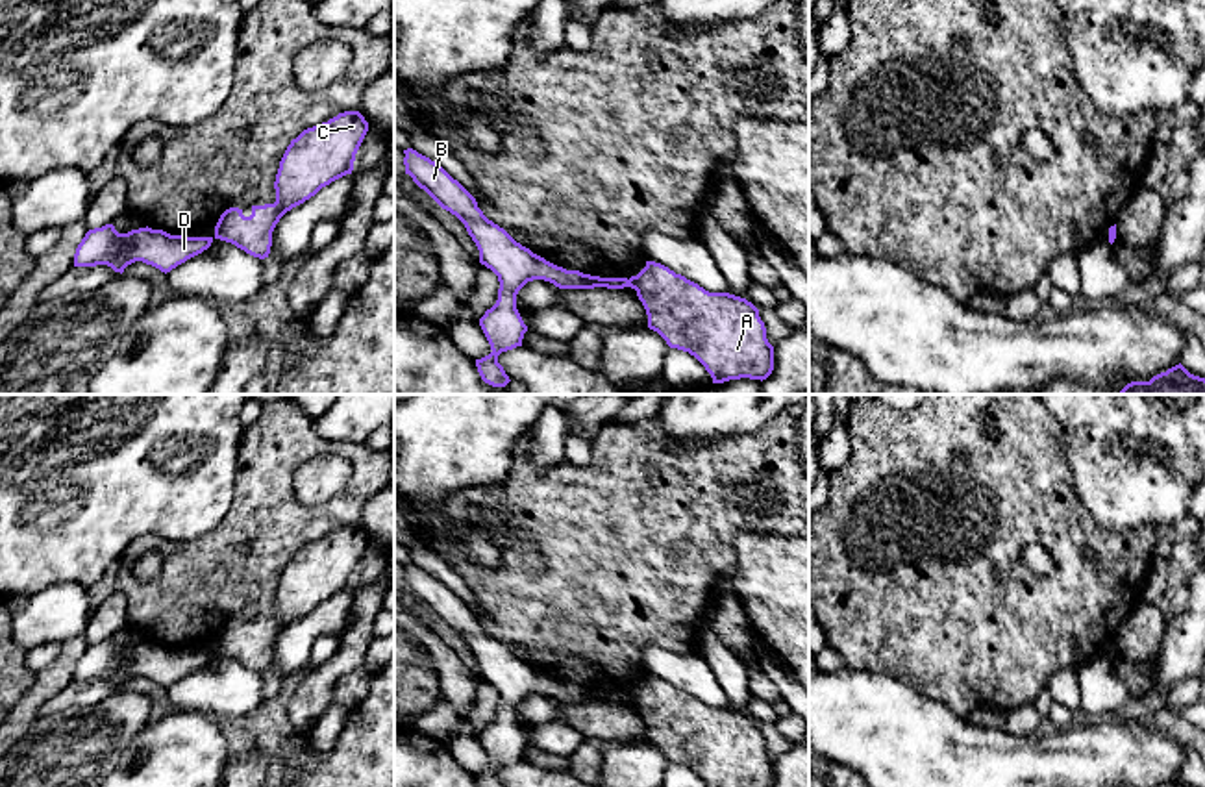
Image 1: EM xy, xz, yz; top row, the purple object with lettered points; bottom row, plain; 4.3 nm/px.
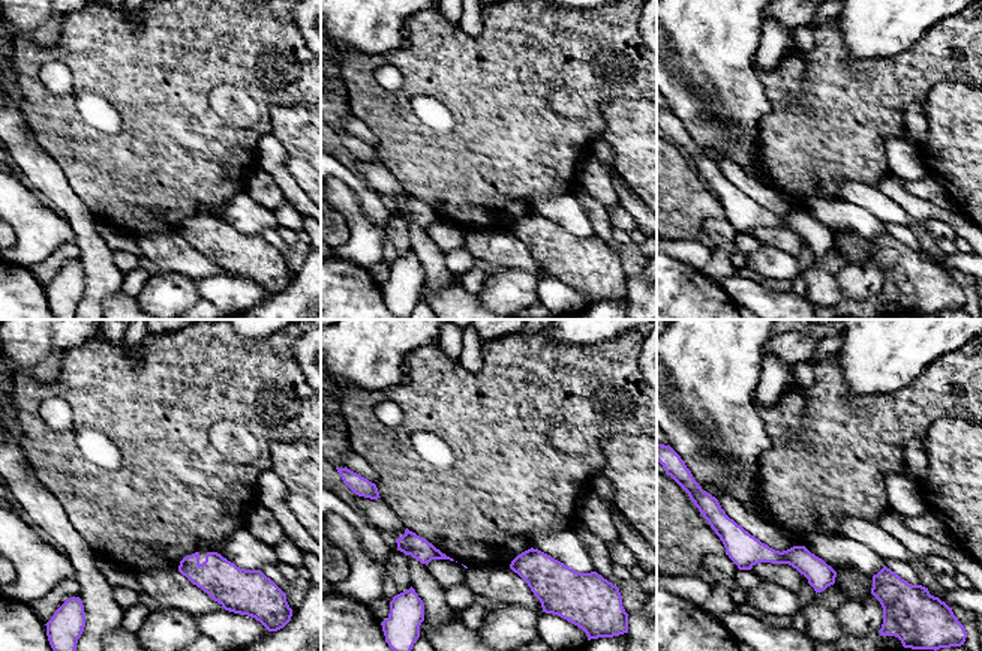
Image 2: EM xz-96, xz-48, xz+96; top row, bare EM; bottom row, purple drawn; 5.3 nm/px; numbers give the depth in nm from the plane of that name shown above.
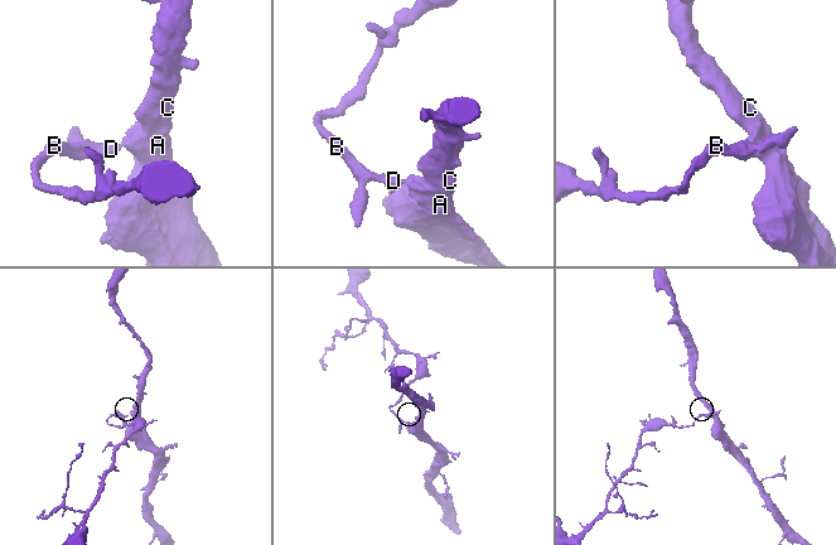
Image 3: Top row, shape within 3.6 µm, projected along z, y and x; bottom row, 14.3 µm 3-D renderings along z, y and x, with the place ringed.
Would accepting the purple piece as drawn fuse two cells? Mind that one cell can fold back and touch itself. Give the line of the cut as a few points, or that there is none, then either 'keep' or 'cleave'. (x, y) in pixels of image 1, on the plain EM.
xz (628, 695), (630, 700) | cleave

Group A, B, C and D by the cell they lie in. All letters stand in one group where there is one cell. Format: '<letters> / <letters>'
A C / B D

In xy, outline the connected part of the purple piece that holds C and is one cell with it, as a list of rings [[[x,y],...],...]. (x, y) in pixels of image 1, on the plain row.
[[[344,526],[328,537],[304,544],[296,554],[291,556],[280,576],[274,596],[276,617],[252,620],[250,631],[244,631],[242,624],[239,622],[226,624],[215,641],[215,654],[231,657],[254,672],[268,672],[272,661],[272,646],[280,633],[292,622],[315,611],[322,602],[346,589],[352,589],[355,568],[366,546],[368,537],[359,526]]]

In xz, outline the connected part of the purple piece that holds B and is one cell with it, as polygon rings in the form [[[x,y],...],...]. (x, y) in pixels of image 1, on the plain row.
[[[413,563],[404,565],[405,589],[424,604],[442,624],[455,630],[479,665],[479,678],[500,696],[496,718],[479,733],[491,759],[491,768],[476,774],[478,787],[505,787],[498,778],[502,767],[522,761],[528,741],[516,724],[518,706],[533,694],[544,694],[559,704],[624,704],[627,693],[600,693],[566,685],[516,657],[503,643],[489,635],[476,613],[441,580]]]

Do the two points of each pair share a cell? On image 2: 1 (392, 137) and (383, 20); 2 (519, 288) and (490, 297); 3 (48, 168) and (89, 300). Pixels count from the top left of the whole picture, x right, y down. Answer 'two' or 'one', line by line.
1: two
2: one
3: one

